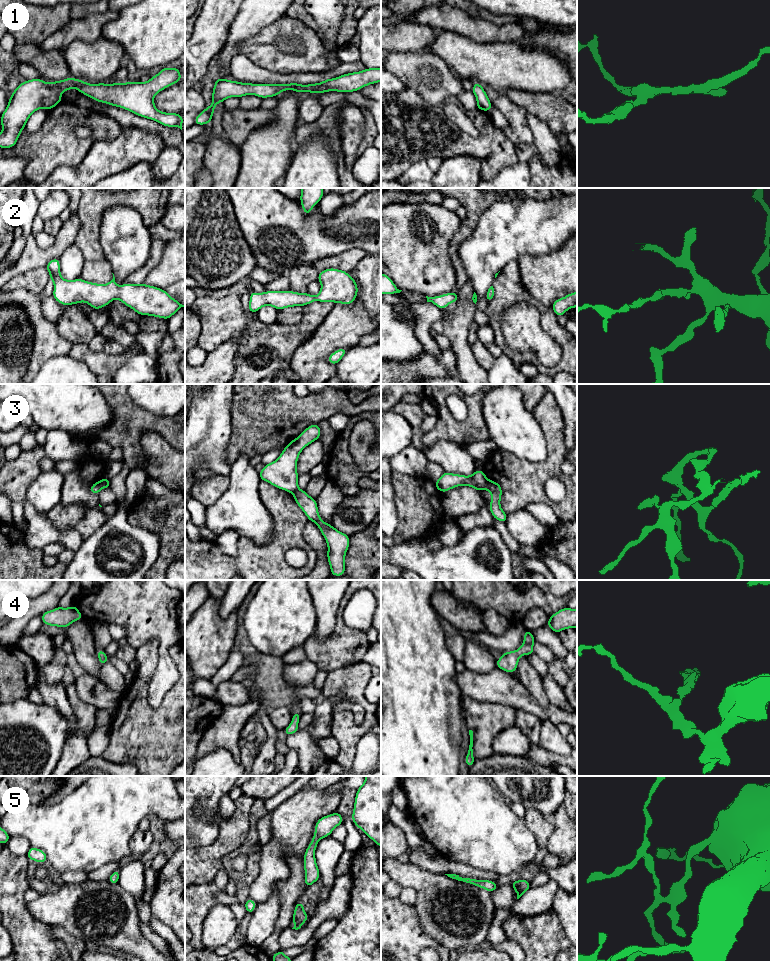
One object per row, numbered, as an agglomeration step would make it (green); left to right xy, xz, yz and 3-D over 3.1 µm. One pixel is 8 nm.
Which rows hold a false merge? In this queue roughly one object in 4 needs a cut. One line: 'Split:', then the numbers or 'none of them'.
Split: 3

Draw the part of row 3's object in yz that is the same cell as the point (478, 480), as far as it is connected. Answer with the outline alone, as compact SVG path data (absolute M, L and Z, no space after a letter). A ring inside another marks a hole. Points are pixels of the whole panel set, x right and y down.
M476 469L471 476L453 474L444 471L441 477L434 482L434 485L436 489L442 493L462 485L472 487L480 492L481 490L488 490L487 483L488 479L484 471Z

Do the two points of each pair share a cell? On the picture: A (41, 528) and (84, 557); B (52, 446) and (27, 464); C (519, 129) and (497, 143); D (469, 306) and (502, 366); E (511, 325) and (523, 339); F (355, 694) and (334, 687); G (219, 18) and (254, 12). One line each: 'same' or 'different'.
A: different
B: different
C: different
D: different
E: same
F: same
G: different

